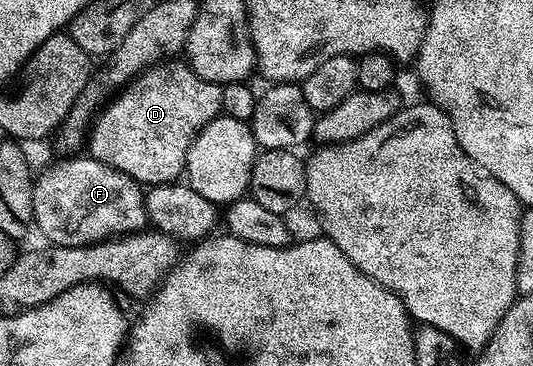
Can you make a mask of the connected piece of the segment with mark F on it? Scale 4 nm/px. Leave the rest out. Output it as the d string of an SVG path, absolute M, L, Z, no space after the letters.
M66 158L60 164L54 164L46 168L42 173L37 173L34 181L34 224L47 236L51 245L60 246L84 246L85 244L97 244L99 240L108 240L138 233L147 227L146 197L143 185L130 176L125 176L120 170L108 166L104 162L93 158L86 160L74 160L78 158Z

